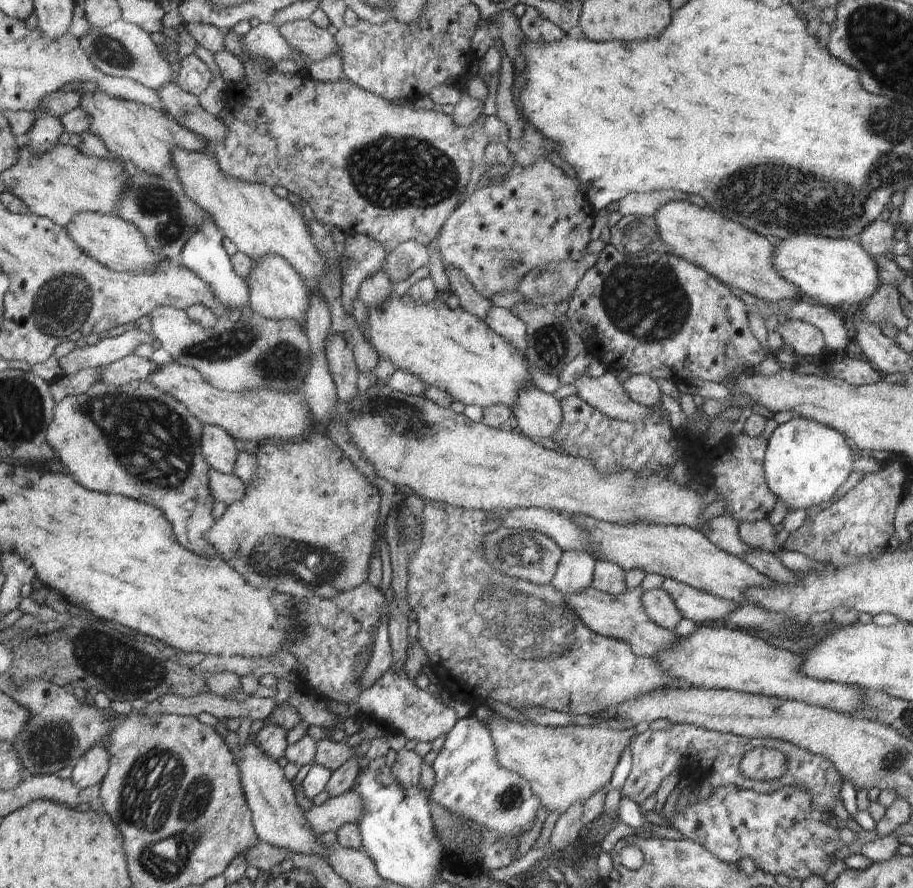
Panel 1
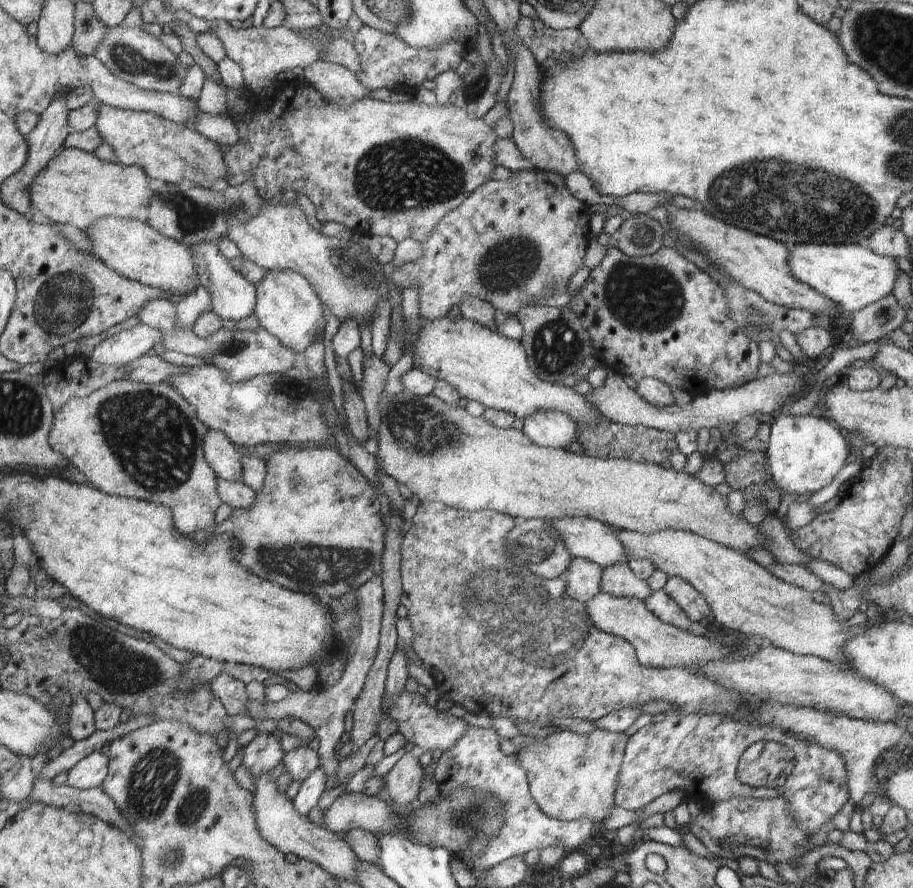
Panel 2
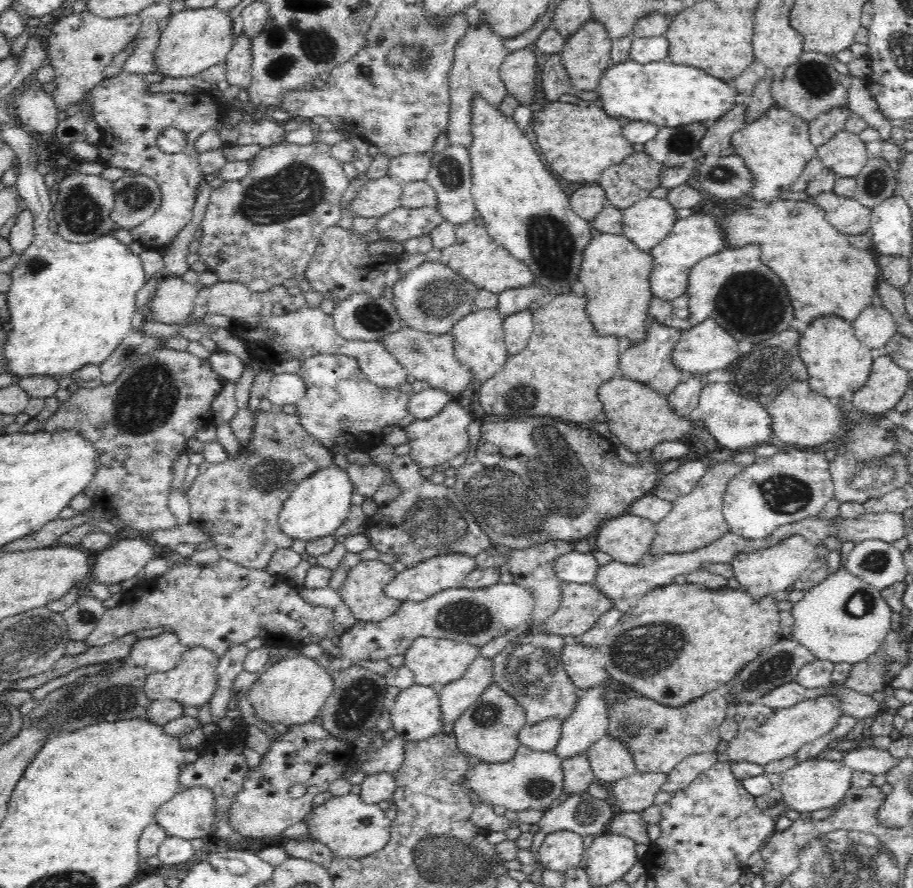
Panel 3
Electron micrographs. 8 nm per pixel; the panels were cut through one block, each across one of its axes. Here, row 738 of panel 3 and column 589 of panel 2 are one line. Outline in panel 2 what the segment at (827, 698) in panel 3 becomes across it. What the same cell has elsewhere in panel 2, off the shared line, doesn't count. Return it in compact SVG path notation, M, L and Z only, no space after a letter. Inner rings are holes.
M594 730L590 734L574 734L568 731L556 732L538 742L532 742L516 752L518 764L526 770L531 798L543 814L556 821L576 821L578 818L590 818L591 829L597 832L602 821L609 817L614 803L616 778L624 757L628 736L624 733L612 733L606 730Z

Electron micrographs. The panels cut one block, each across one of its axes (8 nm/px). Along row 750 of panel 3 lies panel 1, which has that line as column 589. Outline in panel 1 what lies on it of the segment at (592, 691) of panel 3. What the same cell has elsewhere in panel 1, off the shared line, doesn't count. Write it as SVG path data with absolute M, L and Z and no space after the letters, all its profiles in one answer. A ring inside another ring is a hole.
M580 550L564 551L551 584L564 596L580 594L590 588L596 560Z

